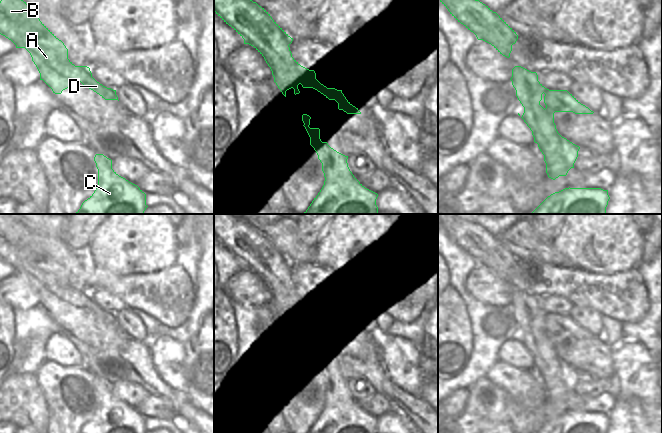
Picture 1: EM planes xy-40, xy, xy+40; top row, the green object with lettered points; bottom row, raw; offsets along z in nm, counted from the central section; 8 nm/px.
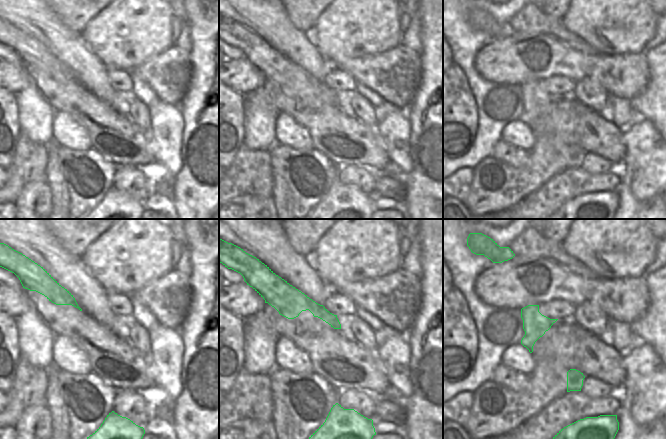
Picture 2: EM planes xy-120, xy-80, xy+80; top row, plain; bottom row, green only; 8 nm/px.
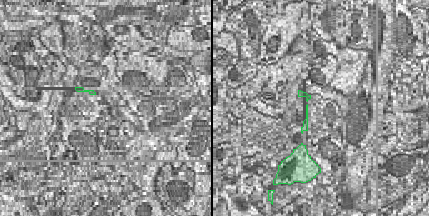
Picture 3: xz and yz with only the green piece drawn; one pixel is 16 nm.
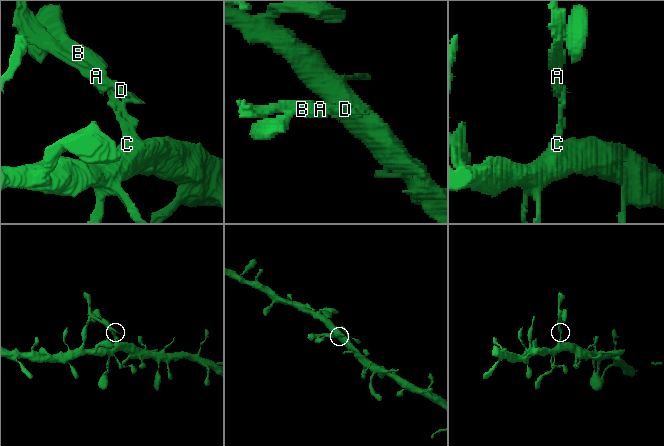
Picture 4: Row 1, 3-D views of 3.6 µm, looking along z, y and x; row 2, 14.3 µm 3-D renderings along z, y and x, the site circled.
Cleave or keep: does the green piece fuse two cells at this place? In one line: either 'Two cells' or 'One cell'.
Two cells.

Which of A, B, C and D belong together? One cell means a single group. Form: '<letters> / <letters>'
A B D / C

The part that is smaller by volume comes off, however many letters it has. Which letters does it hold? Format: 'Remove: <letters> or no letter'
Remove: A, B, D

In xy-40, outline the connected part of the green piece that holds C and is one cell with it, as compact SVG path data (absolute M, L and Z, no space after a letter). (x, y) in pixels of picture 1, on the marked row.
M103 154L94 157L98 185L76 214L144 214L146 194L112 169L112 160Z

